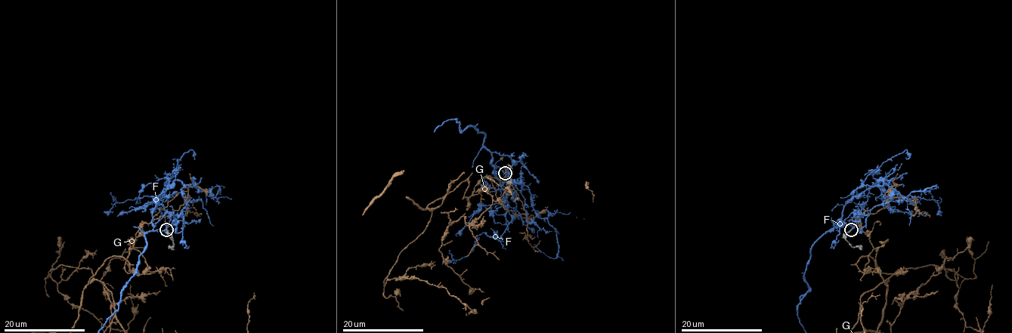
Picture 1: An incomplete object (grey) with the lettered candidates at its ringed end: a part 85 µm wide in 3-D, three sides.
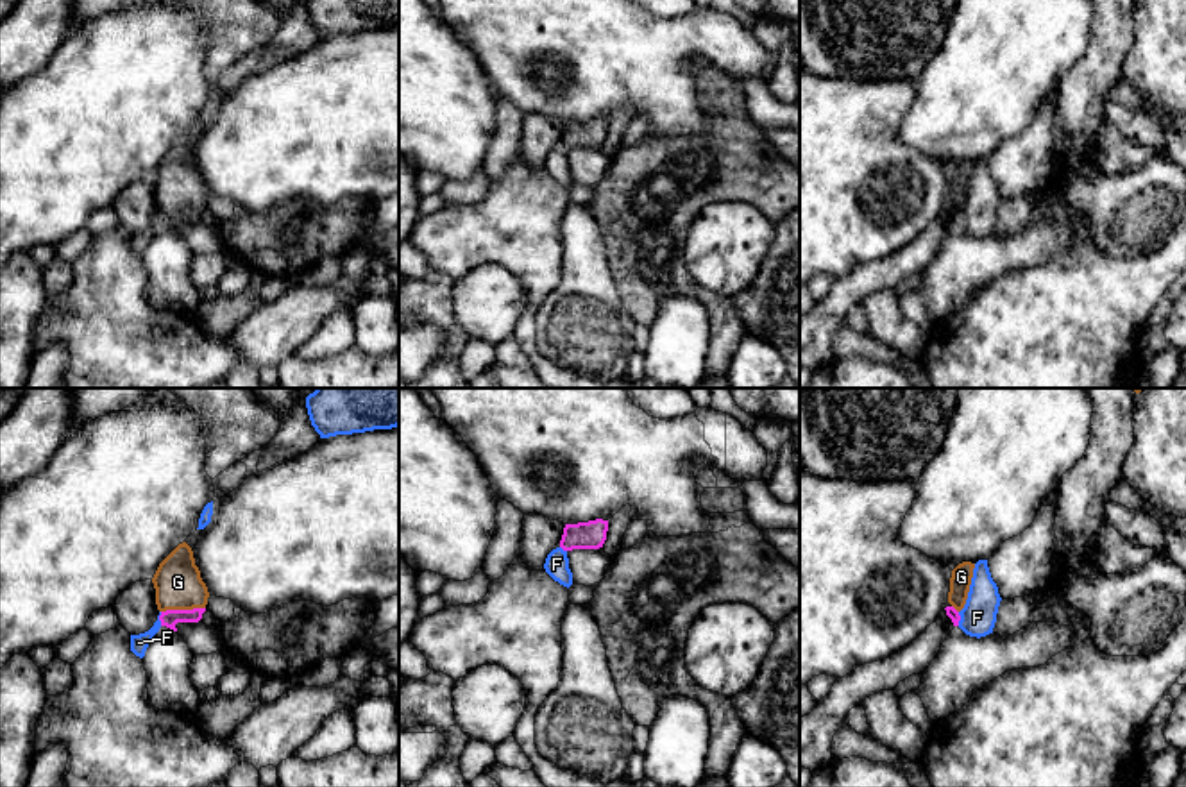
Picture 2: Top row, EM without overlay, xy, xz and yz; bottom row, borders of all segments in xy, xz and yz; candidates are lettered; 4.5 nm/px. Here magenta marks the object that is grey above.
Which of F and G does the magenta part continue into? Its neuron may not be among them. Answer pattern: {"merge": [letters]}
{"merge": ["G"]}

